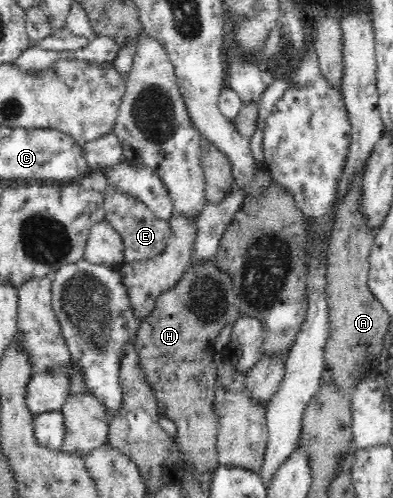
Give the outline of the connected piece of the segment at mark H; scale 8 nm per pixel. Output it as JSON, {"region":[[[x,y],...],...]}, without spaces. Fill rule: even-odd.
{"region":[[[196,252],[191,255],[191,263],[174,287],[162,292],[157,297],[152,313],[141,322],[141,327],[134,339],[145,380],[151,385],[157,399],[159,413],[171,419],[177,425],[176,440],[183,461],[195,473],[211,475],[218,469],[216,442],[218,418],[214,413],[216,385],[216,365],[214,364],[215,343],[226,325],[234,325],[242,313],[238,311],[236,292],[232,279],[220,270],[215,260],[199,263]]]}

